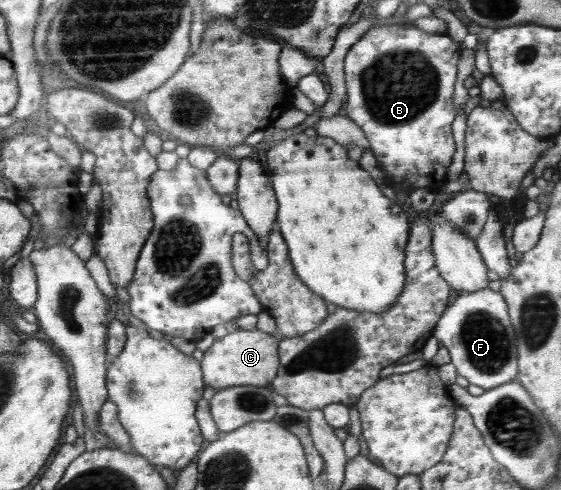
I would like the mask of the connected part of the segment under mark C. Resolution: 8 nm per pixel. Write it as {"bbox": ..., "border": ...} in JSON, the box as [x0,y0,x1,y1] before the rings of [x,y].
{"bbox":[201,330,281,390],"border":[[[235,330],[222,338],[217,338],[201,359],[203,375],[207,387],[215,390],[231,386],[269,386],[278,375],[281,359],[278,347],[281,340],[277,336],[258,330]]]}

